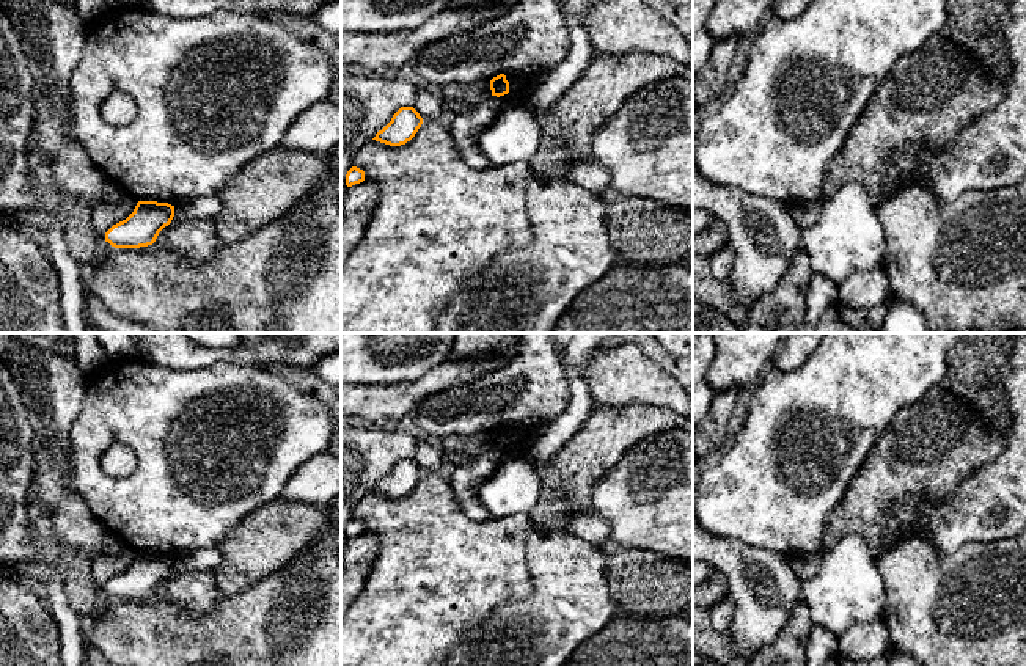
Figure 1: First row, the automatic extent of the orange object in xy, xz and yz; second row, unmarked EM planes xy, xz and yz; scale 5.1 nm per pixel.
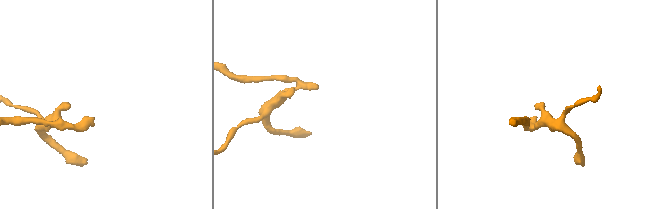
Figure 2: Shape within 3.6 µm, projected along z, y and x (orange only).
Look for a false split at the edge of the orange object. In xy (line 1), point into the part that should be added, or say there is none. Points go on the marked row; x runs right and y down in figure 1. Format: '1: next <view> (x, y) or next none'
1: next none

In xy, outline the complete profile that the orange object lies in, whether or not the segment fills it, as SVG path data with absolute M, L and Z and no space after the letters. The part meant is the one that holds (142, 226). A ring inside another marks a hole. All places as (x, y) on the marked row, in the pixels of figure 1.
M138 201L134 212L105 232L105 242L115 248L152 245L159 232L171 223L174 206L157 201Z

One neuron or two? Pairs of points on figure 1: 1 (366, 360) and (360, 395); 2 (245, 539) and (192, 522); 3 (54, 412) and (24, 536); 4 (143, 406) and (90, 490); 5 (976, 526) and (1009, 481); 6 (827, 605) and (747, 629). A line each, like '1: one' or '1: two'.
1: two
2: two
3: two
4: one
5: one
6: two

